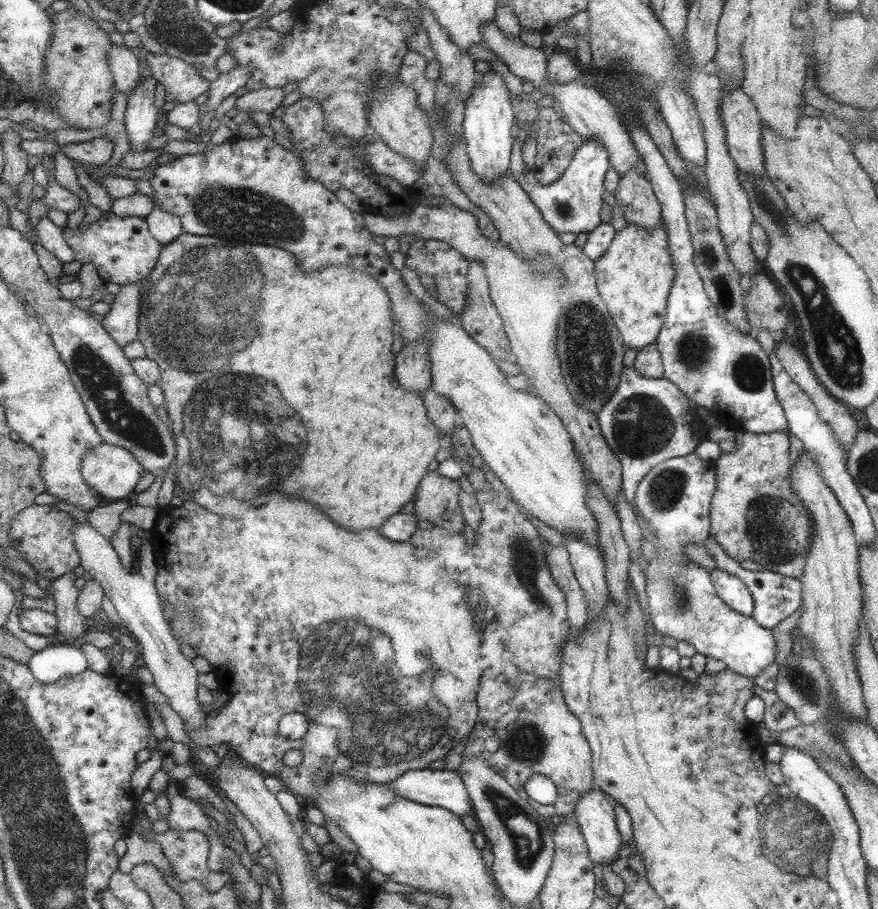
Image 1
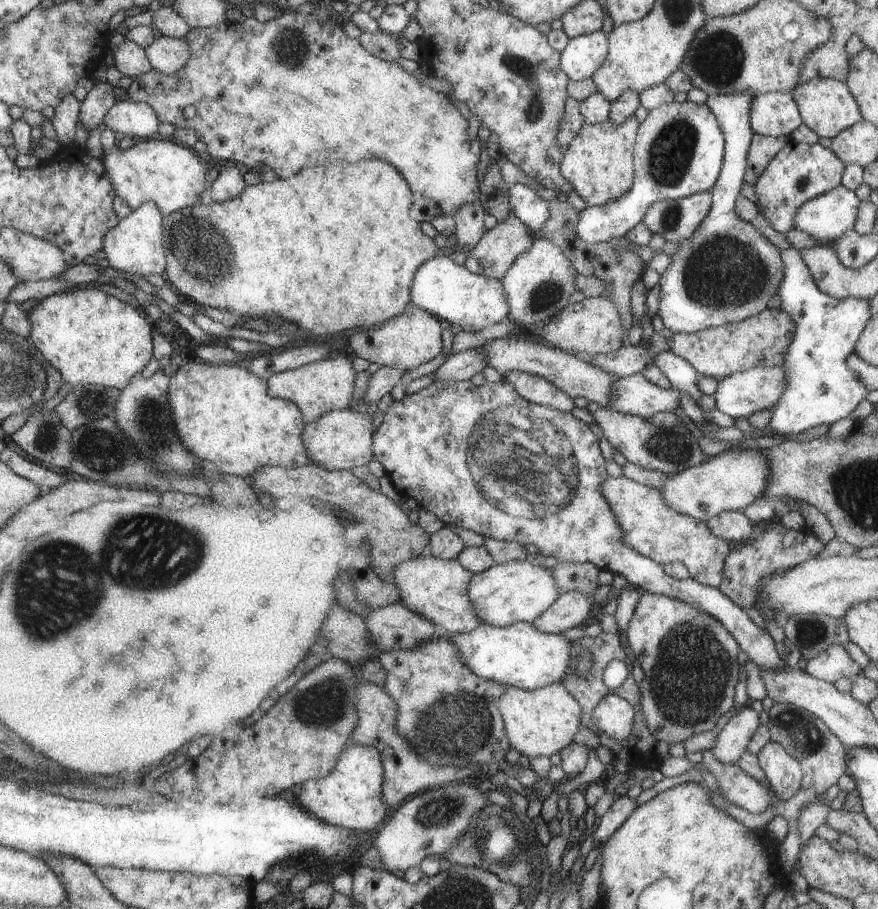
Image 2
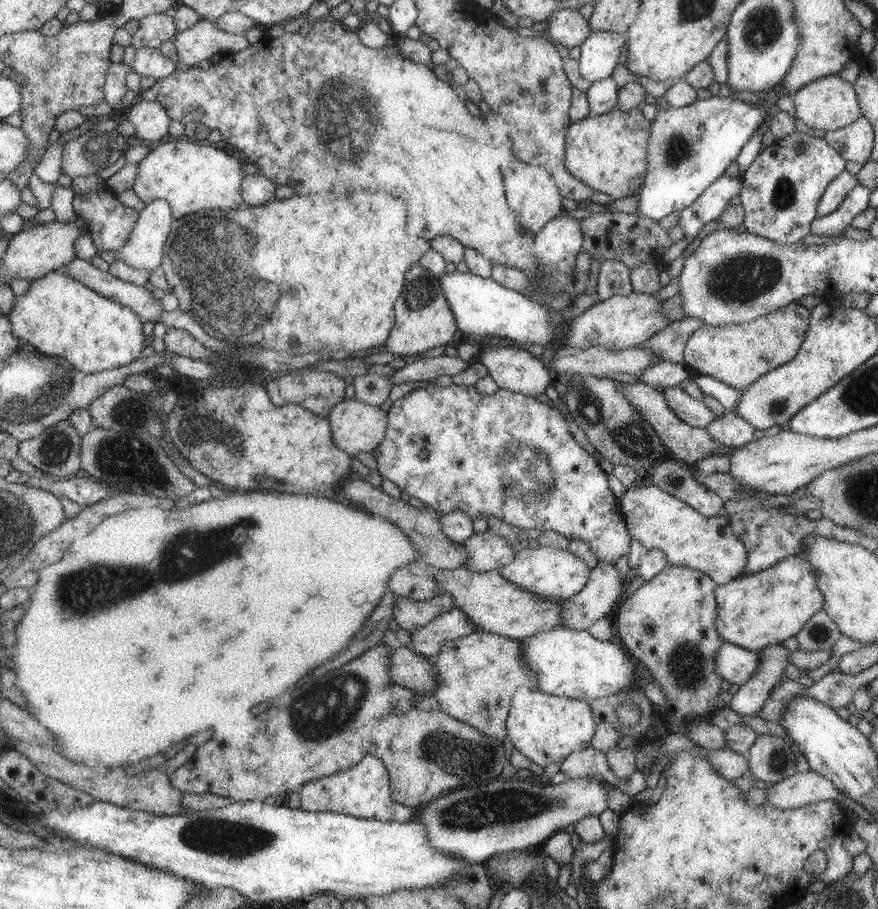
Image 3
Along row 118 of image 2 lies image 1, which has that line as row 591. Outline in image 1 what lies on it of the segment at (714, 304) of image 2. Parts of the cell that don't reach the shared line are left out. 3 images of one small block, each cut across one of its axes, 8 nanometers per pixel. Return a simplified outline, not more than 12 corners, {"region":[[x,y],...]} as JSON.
{"region":[[722,569],[709,573],[715,592],[751,617],[754,601],[743,581]]}

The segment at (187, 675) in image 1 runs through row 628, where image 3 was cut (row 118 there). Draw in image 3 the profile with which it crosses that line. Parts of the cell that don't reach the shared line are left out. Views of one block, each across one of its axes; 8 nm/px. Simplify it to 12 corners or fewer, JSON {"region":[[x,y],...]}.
{"region":[[137,97],[125,118],[147,142],[168,138],[171,119],[163,106]]}

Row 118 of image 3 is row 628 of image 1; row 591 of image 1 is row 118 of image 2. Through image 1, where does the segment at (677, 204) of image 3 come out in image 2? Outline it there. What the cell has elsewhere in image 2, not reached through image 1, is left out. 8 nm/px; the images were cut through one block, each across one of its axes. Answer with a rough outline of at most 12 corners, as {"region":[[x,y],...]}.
{"region":[[705,103],[660,104],[638,126],[634,186],[579,211],[609,243],[657,200],[714,186],[725,141]]}

